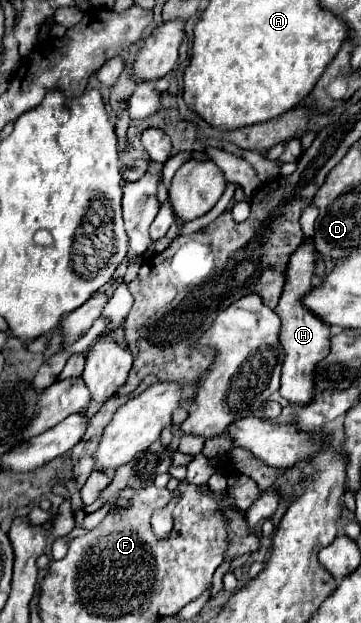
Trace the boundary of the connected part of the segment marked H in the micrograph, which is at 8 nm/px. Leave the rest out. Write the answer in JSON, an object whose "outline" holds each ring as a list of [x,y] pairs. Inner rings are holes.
{"outline":[[[309,239],[309,241],[303,241],[303,245],[299,245],[291,253],[283,293],[275,307],[275,313],[281,319],[279,341],[285,349],[279,393],[289,403],[297,403],[297,405],[299,403],[305,405],[311,401],[311,397],[313,397],[313,369],[315,369],[317,361],[321,361],[321,357],[325,357],[329,353],[329,335],[331,335],[329,325],[301,303],[303,297],[309,295],[309,291],[313,291],[311,279],[315,275],[315,269],[317,269],[317,249],[315,249],[313,239]]]}

